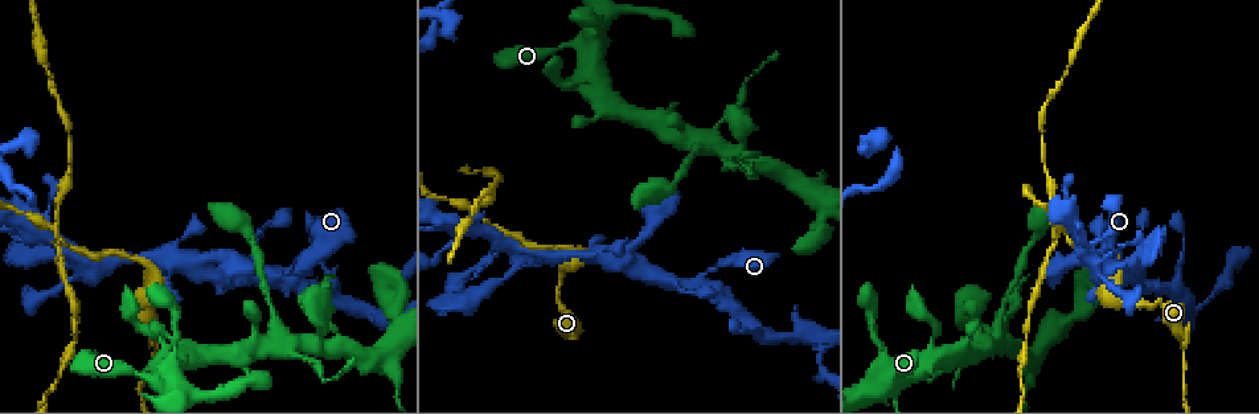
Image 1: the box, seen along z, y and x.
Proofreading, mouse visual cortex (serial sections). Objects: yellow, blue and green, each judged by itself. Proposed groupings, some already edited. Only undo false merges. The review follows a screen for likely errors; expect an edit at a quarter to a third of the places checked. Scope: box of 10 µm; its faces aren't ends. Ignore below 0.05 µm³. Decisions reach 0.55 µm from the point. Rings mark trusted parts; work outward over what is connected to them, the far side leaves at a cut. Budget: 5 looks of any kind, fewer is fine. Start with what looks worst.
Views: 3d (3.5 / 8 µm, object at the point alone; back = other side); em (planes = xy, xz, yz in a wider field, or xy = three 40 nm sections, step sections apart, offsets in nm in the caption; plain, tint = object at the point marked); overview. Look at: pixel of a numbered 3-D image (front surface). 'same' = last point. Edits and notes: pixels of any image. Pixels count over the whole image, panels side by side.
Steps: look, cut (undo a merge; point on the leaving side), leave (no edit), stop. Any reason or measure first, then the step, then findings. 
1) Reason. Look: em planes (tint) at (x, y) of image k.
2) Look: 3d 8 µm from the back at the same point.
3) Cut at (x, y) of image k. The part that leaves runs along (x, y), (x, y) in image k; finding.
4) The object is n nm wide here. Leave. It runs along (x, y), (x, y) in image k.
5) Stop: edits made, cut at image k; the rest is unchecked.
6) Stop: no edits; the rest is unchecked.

Four or more arms meet. Look: 3d 8 µm at (274, 277) of image 1.

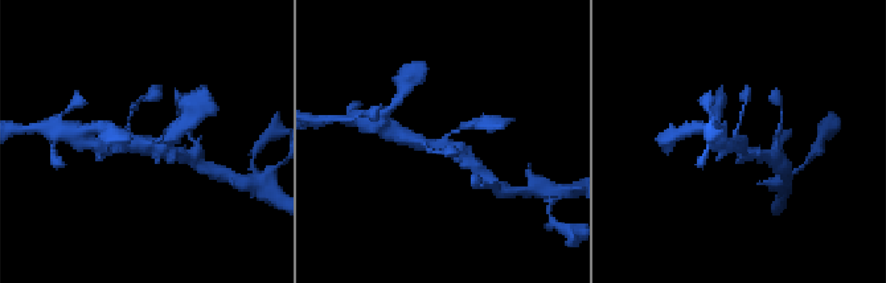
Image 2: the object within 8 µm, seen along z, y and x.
4 arms meet here; the arms are 150, 200, 250, 400 nm wide; now the EM. Look: em xy step 5 (tint) at the same point.

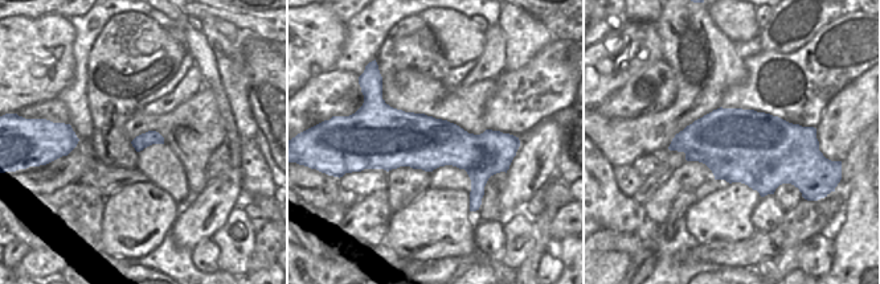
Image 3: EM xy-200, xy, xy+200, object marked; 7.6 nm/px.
Leave. It runs along (472, 123), (452, 132), (439, 147), (409, 139) in image 2; all the same cell.

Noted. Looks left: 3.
Sudden change in width. Look: 3d 3.5 µm at (155, 350) of image 1.

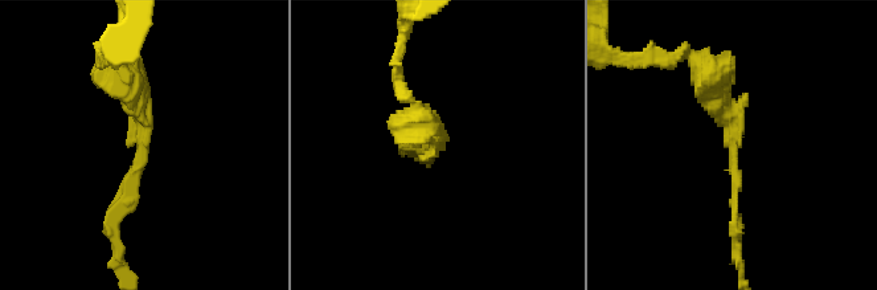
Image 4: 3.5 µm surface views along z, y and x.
The arms are 100, 300 nm wide. Look: em planes (tint) at (144, 158) of image 4.

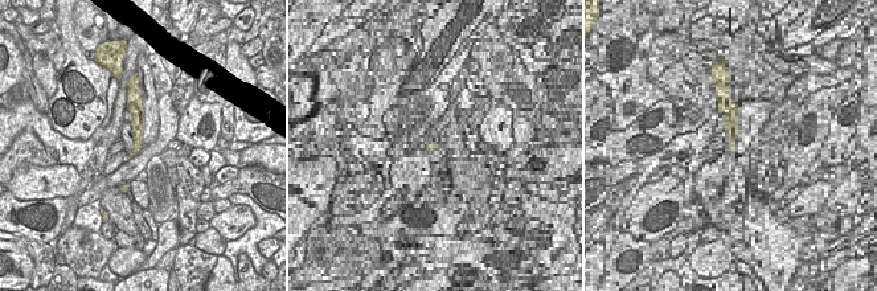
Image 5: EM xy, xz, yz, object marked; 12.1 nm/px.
Leave. One cell here.

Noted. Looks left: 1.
Stop: no edits; the rest is unchecked.

